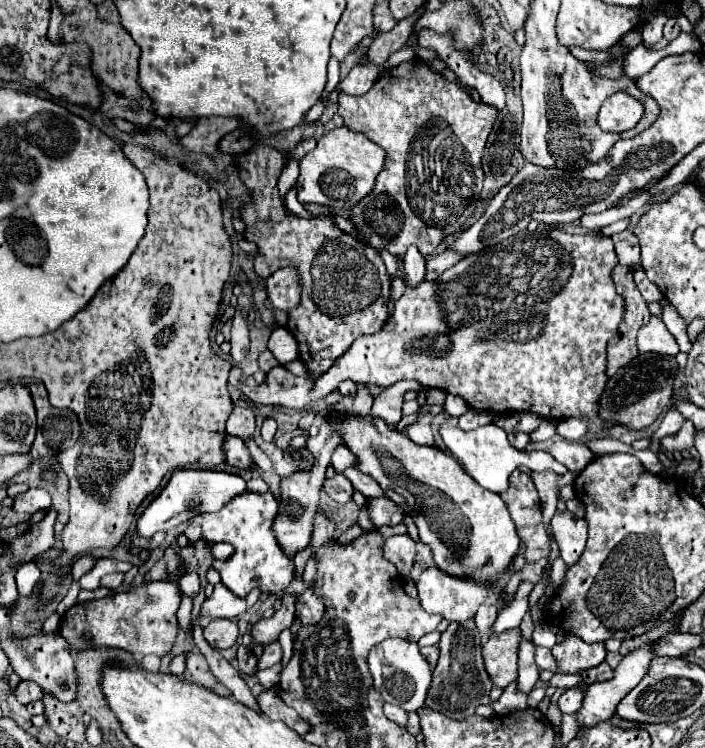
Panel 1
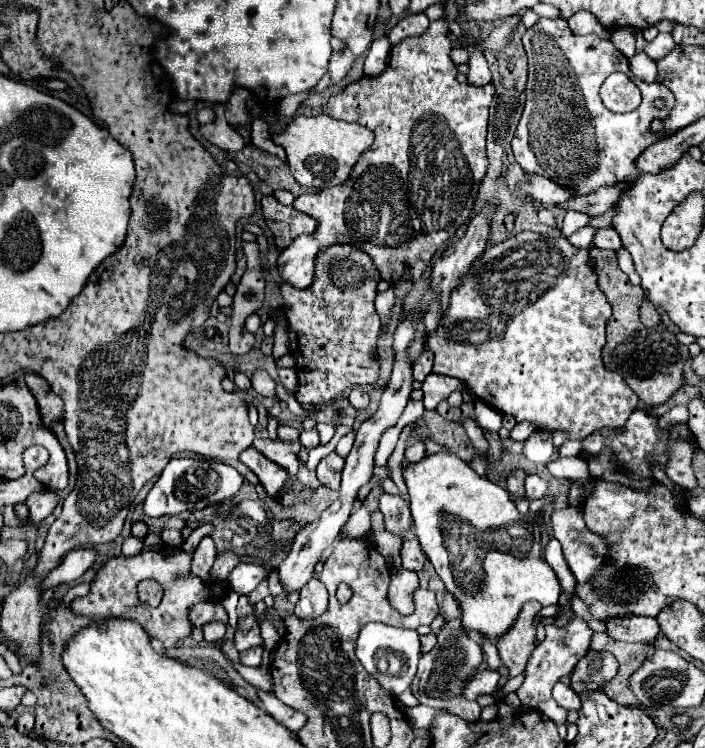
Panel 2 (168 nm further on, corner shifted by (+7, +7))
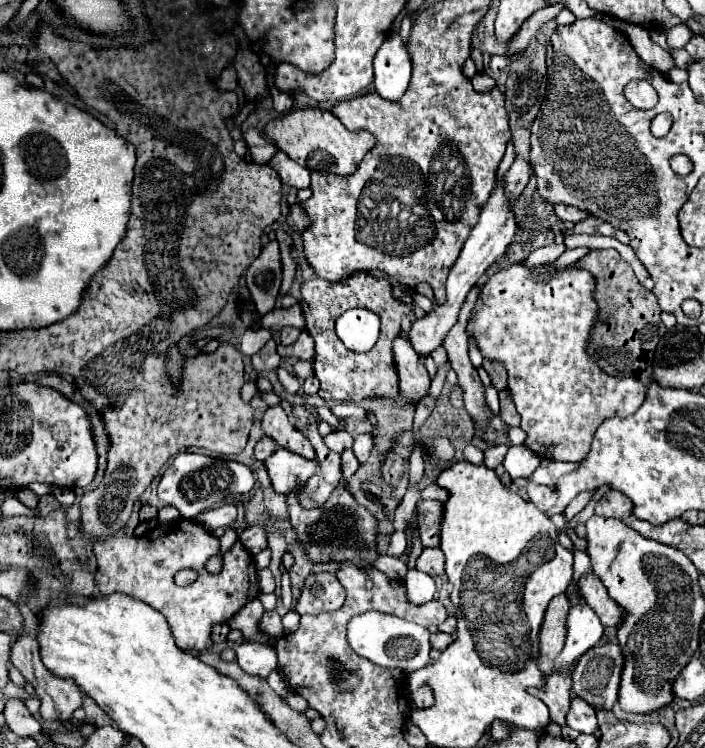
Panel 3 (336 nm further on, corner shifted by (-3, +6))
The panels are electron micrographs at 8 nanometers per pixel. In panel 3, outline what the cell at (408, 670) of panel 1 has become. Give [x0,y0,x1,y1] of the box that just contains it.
[348,611,430,675]

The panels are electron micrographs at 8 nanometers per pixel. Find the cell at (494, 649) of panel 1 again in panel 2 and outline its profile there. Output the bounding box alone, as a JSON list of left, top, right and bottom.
[496,600,542,676]

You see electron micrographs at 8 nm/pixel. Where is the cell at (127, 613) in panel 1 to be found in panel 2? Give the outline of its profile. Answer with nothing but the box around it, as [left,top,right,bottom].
[74,548,228,648]

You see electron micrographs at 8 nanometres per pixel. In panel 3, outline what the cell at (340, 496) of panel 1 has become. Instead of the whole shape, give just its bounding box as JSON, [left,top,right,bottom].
[342,449,360,479]

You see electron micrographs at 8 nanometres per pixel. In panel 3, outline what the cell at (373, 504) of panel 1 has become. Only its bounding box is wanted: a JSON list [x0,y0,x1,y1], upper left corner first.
[416,501,440,547]

